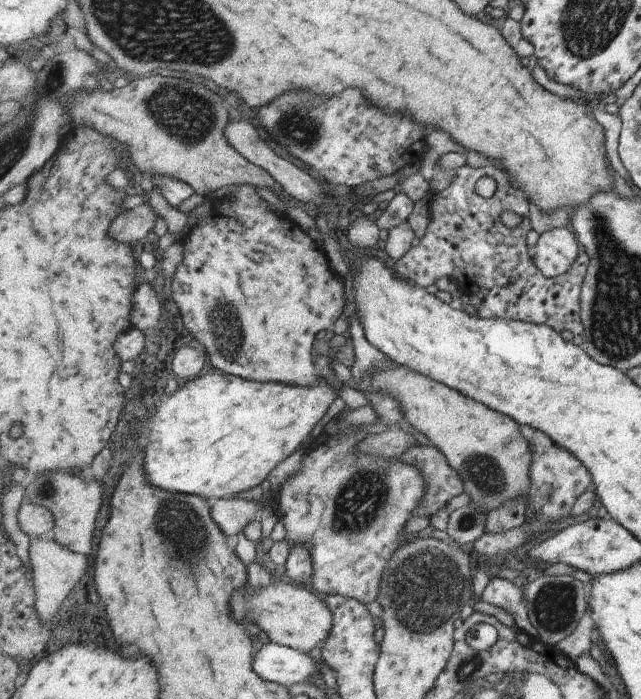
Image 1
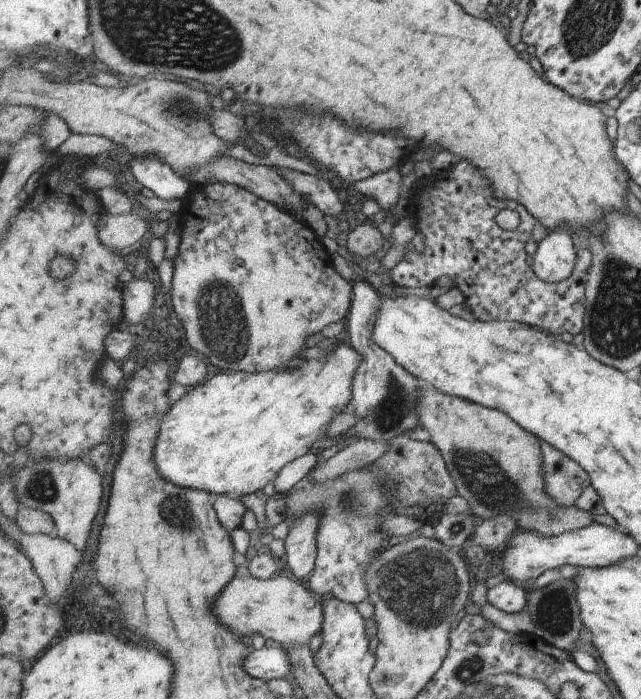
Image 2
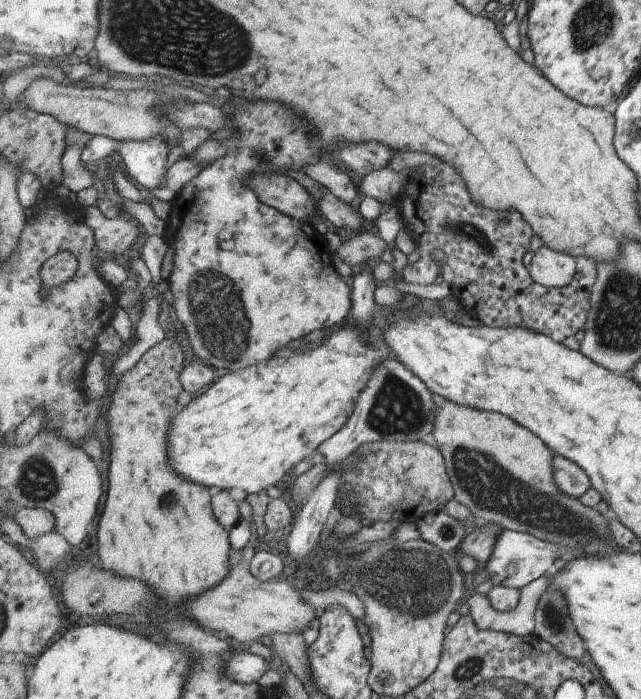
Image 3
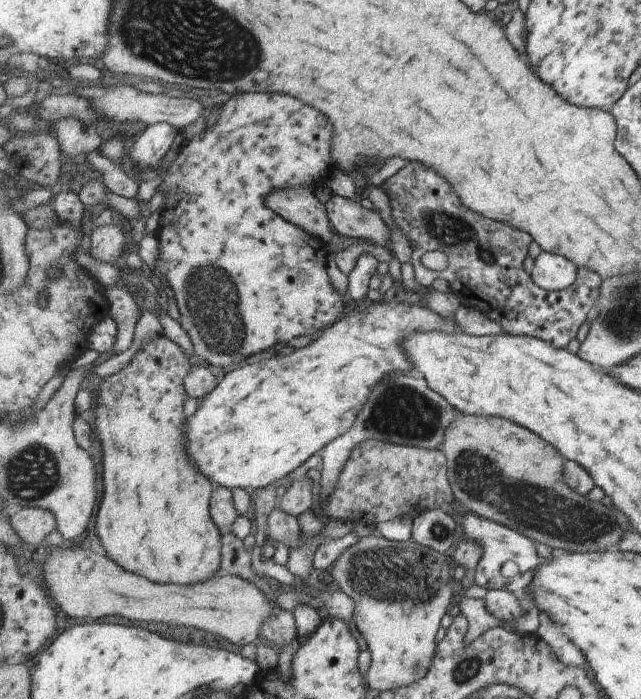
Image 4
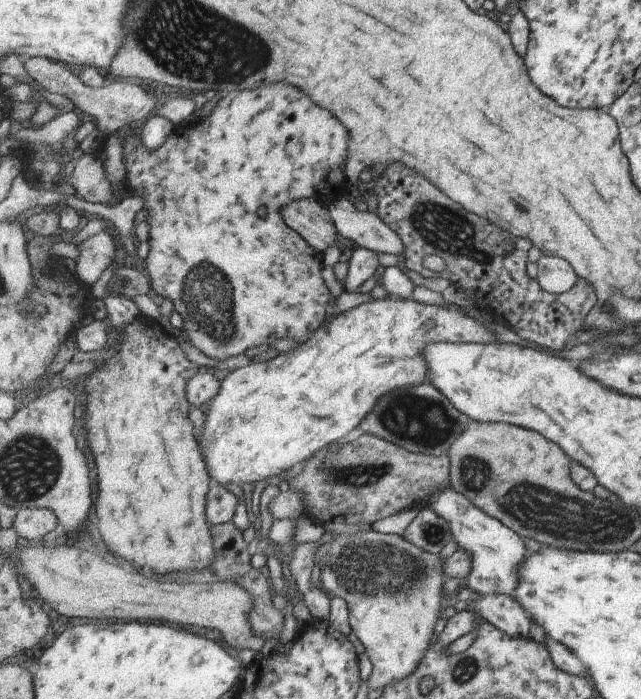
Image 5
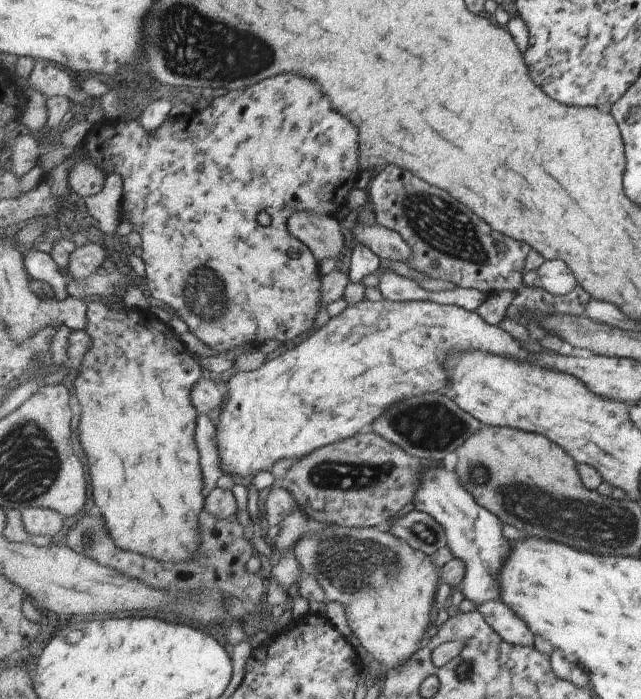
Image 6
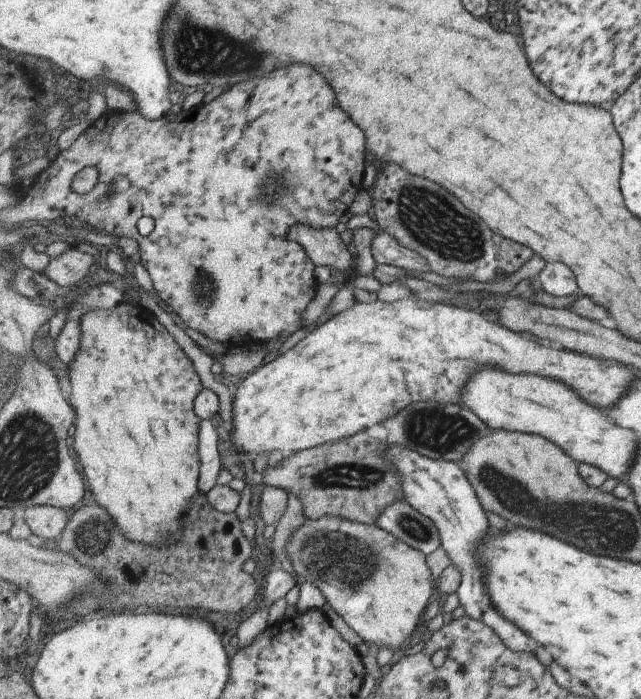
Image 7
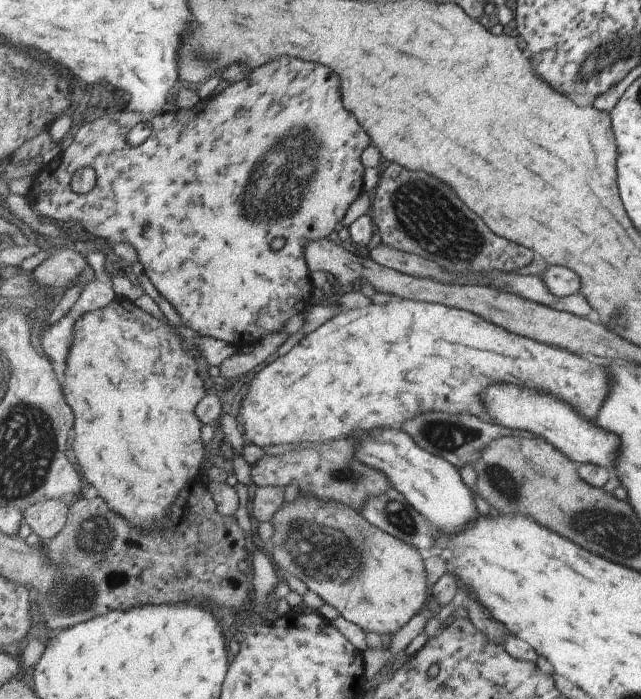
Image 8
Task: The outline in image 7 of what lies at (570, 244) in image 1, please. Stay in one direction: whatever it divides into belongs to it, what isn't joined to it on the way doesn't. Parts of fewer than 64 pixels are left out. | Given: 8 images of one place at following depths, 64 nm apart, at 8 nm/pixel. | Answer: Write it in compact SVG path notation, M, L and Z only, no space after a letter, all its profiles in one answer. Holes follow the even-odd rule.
M546 263L539 272L543 290L554 297L569 297L577 292L577 278L565 264Z

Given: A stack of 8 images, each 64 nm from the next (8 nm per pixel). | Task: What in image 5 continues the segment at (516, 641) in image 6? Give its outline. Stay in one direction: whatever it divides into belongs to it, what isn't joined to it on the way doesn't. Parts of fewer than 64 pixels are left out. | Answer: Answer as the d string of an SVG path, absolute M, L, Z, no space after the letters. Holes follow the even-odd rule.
M489 594L481 599L465 602L511 638L529 638L530 615L511 594Z

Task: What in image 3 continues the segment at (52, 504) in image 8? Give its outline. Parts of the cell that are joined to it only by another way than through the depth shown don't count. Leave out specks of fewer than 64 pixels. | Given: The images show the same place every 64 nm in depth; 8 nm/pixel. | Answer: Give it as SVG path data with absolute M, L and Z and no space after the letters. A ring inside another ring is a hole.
M23 506L13 515L13 518L21 525L24 535L30 539L43 537L56 531L55 515L40 507Z

